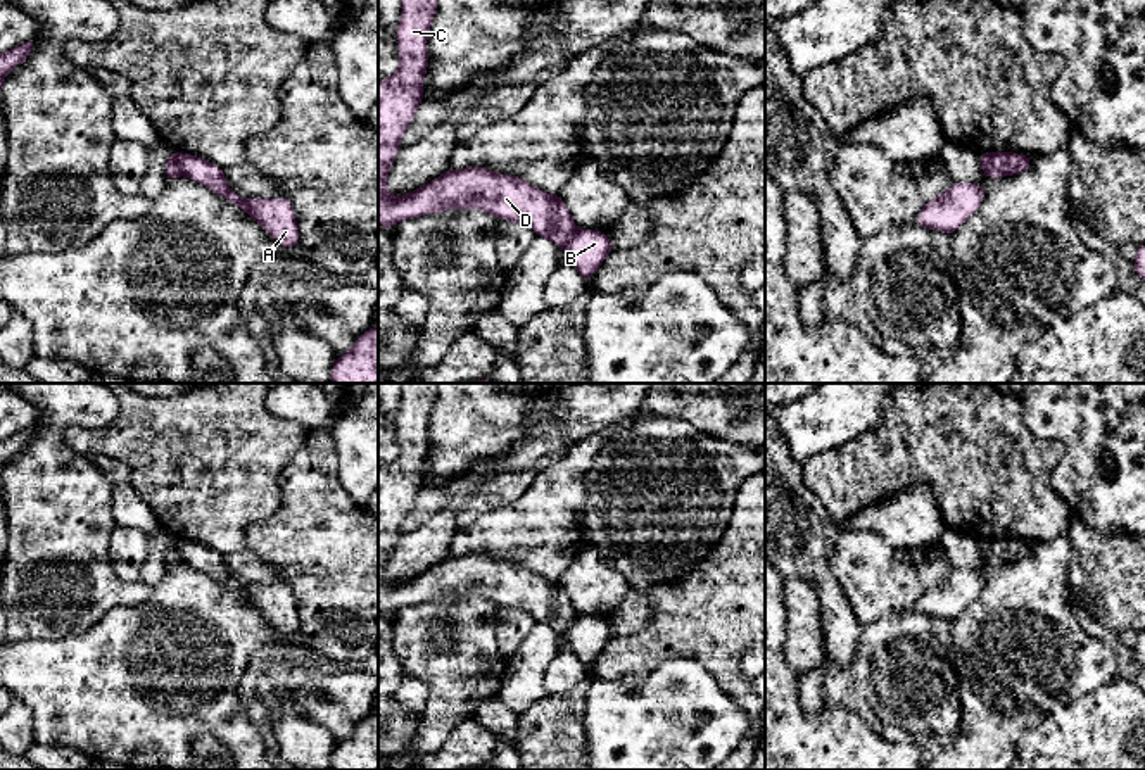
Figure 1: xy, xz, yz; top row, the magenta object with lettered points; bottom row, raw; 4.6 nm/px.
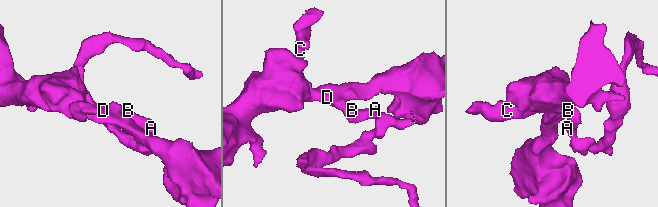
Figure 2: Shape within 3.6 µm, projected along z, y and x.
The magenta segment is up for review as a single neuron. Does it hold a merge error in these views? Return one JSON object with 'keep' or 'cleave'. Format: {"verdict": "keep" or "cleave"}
{"verdict": "cleave"}

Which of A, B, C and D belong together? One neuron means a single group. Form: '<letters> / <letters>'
A B / C D

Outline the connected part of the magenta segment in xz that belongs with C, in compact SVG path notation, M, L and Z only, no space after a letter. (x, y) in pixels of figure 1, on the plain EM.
M401 383L397 414L399 456L378 470L378 613L446 599L477 596L501 608L527 611L537 623L565 634L579 616L560 580L546 580L527 566L494 559L484 552L447 554L444 561L416 577L394 584L387 563L395 547L399 525L409 516L428 458L428 418L437 399L437 383Z

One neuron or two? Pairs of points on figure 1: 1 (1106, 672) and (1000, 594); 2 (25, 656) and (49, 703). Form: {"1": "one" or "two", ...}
{"1": "one", "2": "one"}

